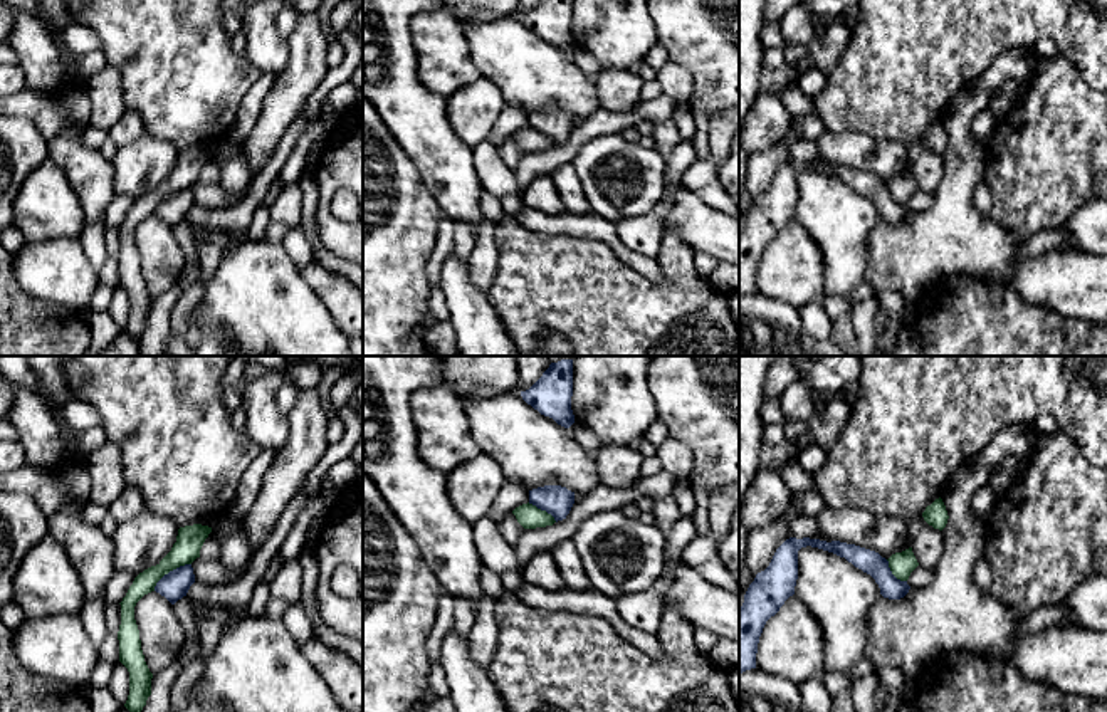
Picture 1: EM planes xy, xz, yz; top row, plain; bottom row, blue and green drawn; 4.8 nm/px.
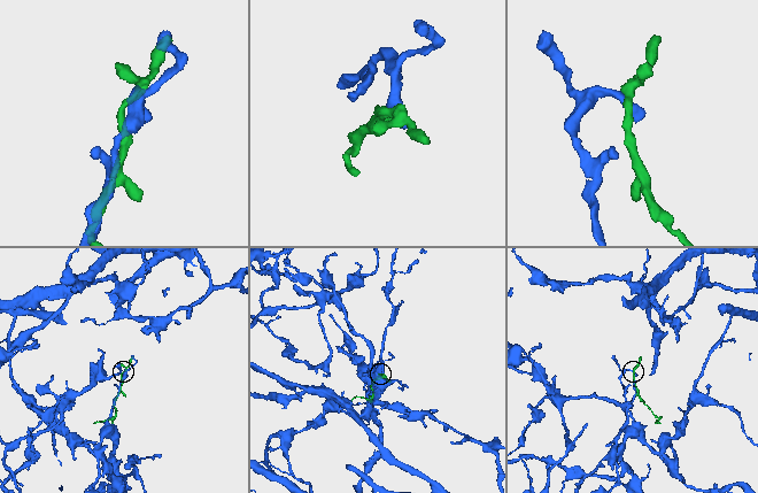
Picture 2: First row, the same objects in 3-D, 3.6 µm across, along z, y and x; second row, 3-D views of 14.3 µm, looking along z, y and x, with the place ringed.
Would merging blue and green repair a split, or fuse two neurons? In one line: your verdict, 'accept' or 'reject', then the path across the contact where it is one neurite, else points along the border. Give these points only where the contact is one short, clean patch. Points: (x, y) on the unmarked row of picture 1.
reject | along xy (190, 187), (170, 193), (153, 214)

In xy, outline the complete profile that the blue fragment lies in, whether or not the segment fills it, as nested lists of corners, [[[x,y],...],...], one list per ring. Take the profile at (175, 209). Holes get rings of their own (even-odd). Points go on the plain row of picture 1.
[[[191,188],[180,190],[165,198],[155,210],[155,215],[165,220],[171,228],[186,220],[195,207]]]

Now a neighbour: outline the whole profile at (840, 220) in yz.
[[[818,171],[798,175],[795,218],[823,257],[823,297],[845,297],[865,284],[868,240],[882,220],[875,203]]]

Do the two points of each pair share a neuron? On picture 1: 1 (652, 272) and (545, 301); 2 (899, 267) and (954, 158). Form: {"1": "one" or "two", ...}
{"1": "two", "2": "one"}

